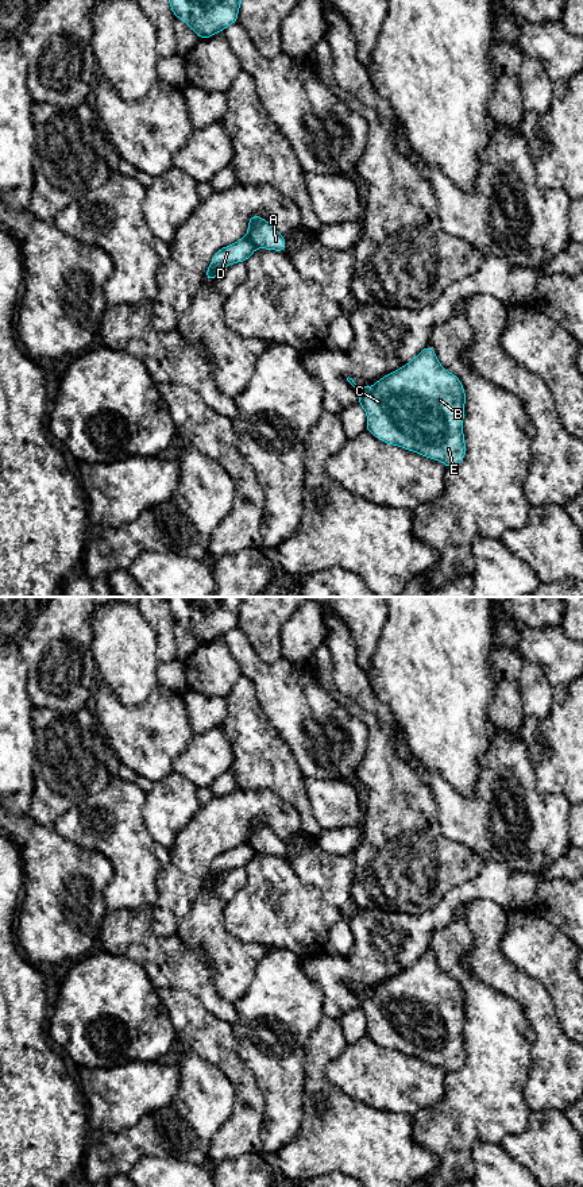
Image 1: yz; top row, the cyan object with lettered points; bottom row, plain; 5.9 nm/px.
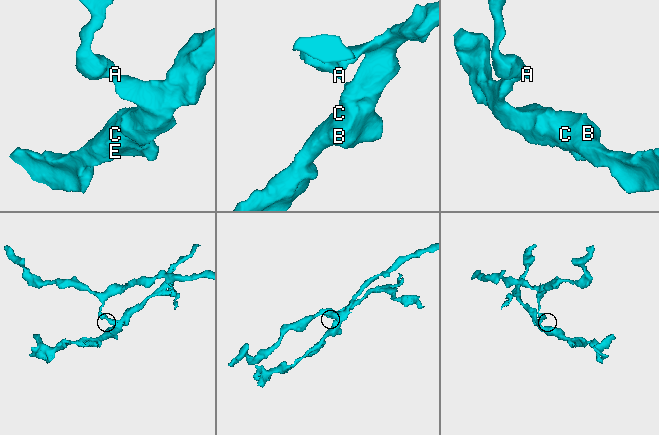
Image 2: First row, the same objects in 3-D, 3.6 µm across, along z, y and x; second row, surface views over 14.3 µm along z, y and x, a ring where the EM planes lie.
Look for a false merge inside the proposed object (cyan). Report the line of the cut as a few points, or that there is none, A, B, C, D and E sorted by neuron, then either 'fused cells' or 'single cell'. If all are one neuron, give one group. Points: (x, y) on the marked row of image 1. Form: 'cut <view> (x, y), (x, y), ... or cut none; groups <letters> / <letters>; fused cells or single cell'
cut yz (244, 236), (255, 247); groups A / B C D E; fused cells

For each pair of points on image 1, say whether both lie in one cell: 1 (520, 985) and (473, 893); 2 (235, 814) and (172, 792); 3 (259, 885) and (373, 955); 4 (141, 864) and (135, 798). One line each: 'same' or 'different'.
1: different
2: different
3: different
4: same

